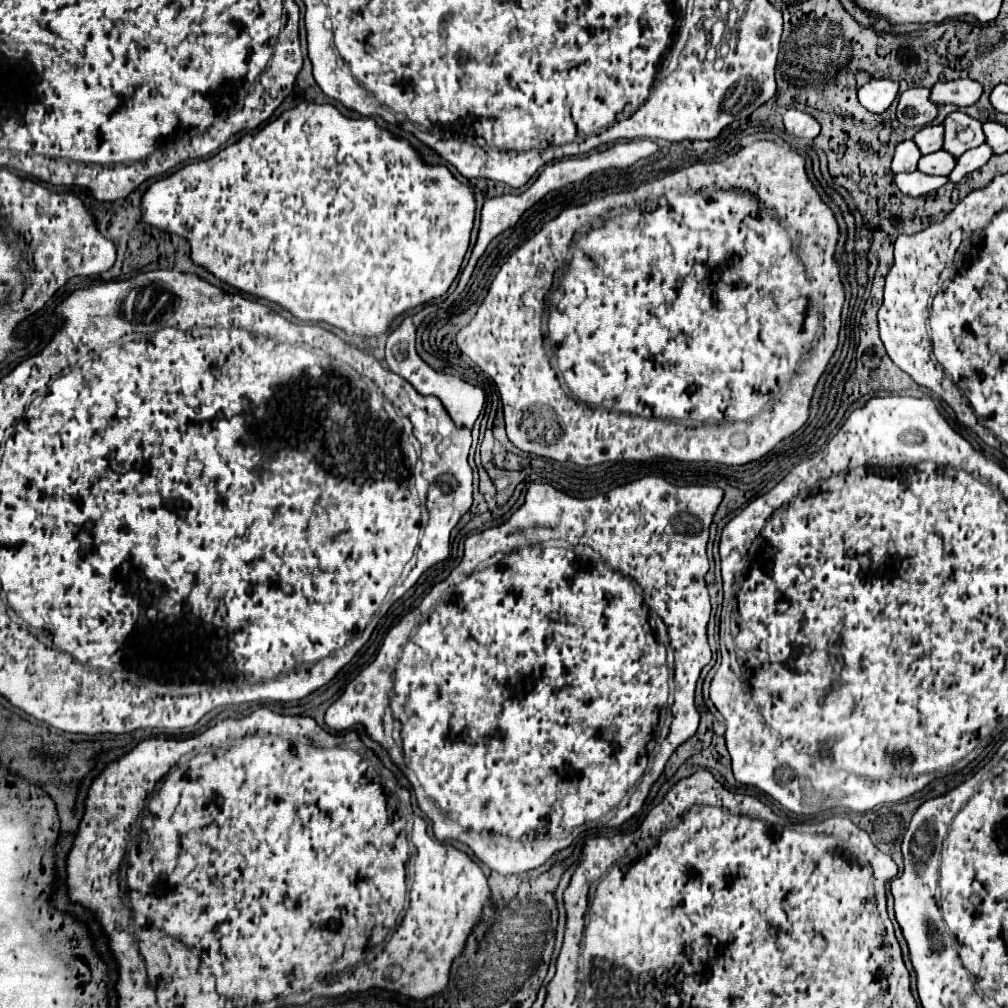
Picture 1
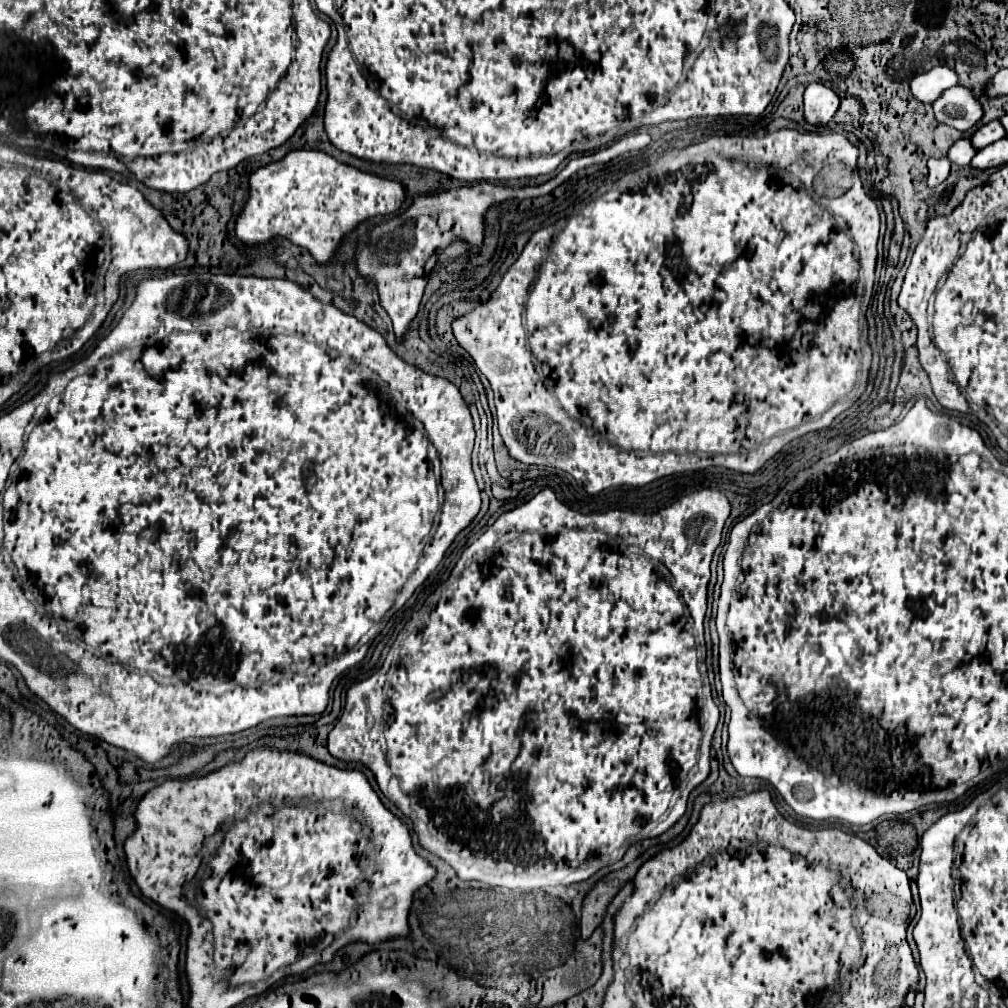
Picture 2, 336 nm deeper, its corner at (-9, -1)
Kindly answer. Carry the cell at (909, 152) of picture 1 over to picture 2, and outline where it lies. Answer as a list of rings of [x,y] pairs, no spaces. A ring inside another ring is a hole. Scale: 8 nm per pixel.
[[[960,138],[954,142],[954,146],[948,150],[948,160],[958,164],[958,166],[966,166],[970,164],[970,160],[976,156],[978,148],[972,146],[970,138]]]

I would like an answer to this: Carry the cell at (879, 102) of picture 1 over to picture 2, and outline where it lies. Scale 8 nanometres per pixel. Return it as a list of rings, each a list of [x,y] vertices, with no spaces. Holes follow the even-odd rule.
[[[934,66],[932,70],[928,72],[922,72],[918,74],[910,88],[912,88],[912,94],[916,100],[920,102],[926,102],[926,104],[932,104],[934,100],[940,98],[940,94],[952,86],[956,86],[960,80],[956,76],[956,72],[948,66]]]

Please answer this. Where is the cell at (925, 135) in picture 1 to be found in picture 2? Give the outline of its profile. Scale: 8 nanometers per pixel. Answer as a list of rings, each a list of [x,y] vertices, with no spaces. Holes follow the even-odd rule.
[[[992,120],[992,122],[988,122],[986,126],[982,126],[982,128],[978,128],[978,130],[974,132],[972,142],[974,142],[974,146],[978,146],[978,148],[986,148],[988,144],[992,144],[992,142],[996,142],[996,140],[1002,140],[1004,136],[1006,136],[1004,126],[1002,126],[998,120]]]

